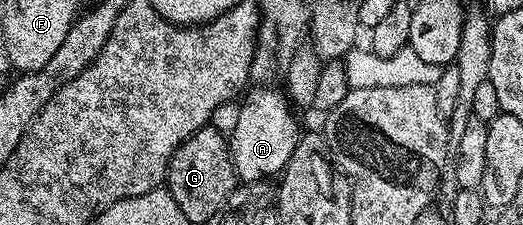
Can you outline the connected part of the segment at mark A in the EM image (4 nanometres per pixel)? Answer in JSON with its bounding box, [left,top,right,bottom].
[228,85,299,184]

